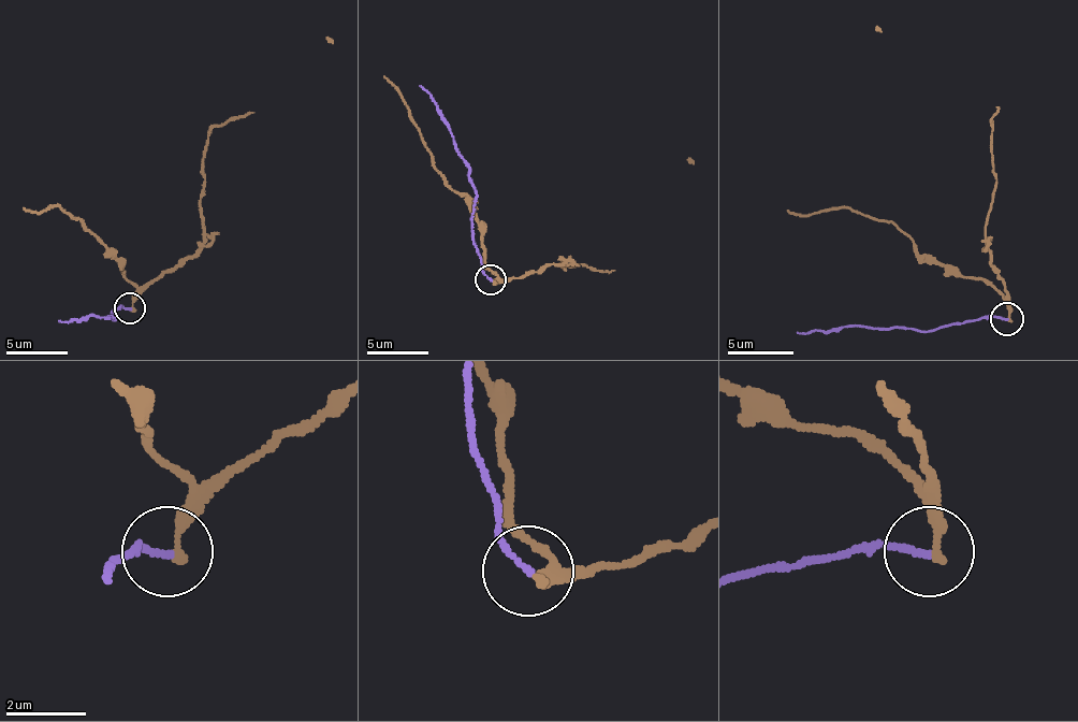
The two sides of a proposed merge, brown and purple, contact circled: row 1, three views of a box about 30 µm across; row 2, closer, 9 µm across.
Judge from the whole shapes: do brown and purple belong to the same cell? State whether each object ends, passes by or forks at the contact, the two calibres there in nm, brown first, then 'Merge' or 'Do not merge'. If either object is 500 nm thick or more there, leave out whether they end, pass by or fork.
At the ring brown ends. At the ring purple ends. Thickness 240 nm (brown) against 170 nm. Do not merge

